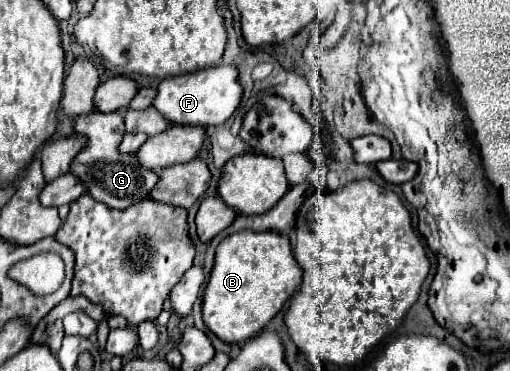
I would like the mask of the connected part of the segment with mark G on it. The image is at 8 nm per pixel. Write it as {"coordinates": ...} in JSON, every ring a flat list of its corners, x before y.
{"coordinates":[[93,112,89,116,79,116,75,120,75,132,85,132,85,136,89,138,89,146,77,154,71,164,71,172,79,176,79,180,85,184,95,200,107,204,109,208,125,210,141,198,149,198,149,192,159,182,159,176,153,170,143,168,135,154,119,152,119,140,123,140,125,136,121,112]]}

